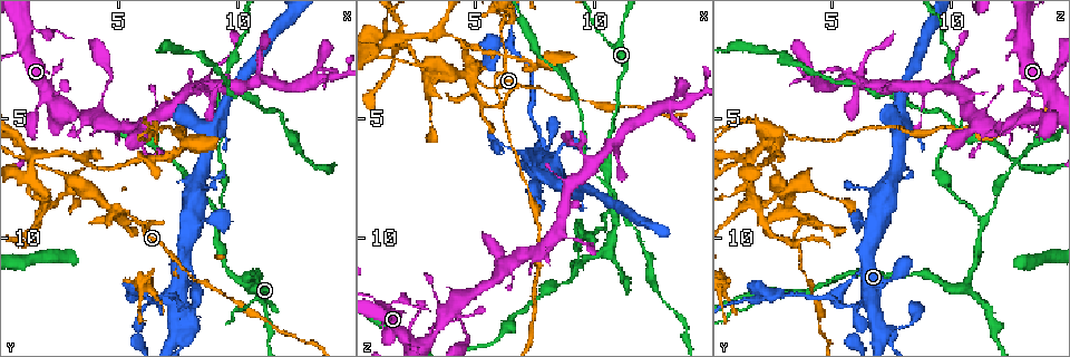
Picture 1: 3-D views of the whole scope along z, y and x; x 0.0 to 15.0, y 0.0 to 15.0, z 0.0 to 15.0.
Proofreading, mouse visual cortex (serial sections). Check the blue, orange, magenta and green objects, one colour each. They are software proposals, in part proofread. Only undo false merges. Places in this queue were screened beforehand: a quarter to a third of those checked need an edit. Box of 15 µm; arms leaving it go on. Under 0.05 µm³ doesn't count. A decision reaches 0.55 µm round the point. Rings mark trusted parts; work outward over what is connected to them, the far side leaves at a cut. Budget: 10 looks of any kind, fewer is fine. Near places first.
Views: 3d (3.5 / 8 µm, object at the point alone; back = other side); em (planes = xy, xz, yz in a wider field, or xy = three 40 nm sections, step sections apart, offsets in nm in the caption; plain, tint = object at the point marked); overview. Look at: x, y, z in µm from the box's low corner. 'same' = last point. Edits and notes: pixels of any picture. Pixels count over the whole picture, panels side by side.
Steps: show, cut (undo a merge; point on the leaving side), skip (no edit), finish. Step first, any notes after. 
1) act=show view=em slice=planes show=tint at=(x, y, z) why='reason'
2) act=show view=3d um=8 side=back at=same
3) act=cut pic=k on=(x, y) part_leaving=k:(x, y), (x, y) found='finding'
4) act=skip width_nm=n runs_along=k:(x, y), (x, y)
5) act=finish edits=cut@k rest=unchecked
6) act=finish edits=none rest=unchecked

act=show view=3d um=3.5 at=(7.4, 13.9, 7.3) why='sharp bend'

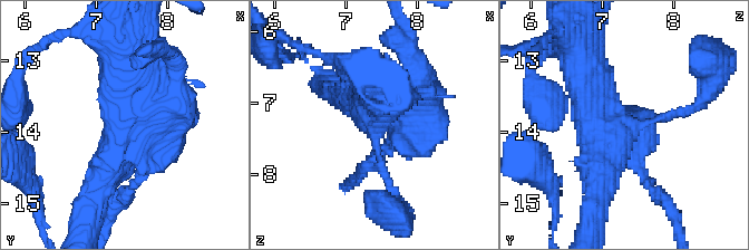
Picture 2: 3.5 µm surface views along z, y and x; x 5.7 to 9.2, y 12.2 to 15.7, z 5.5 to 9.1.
act=cut pic=2 on=(418, 115) found='a second cell is stuck on'

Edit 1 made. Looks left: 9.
act=show view=3d um=3.5 at=(5.0, 8.9, 3.3) why='sharp bend'

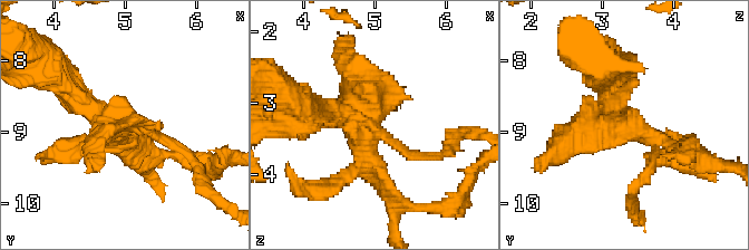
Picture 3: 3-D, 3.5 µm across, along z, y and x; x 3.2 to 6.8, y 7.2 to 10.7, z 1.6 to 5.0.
act=show view=em slice=xy step=3 show=tint at=(5.05, 8.90, 3.45) why='shape alone is not enough'

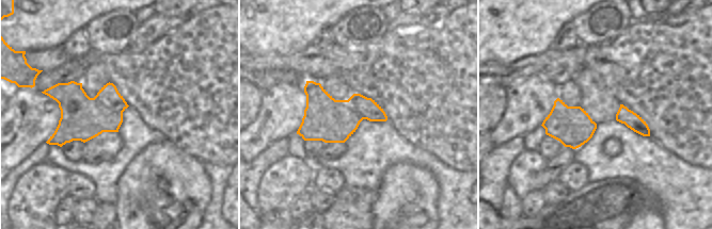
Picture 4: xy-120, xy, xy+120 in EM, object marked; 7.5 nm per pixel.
act=cut pic=3 on=(674, 138) part_leaving=3:(641, 128), (618, 125), (612, 74) found='a second cell is stuck on'

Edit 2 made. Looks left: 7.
act=show view=overview why='see it whole again'

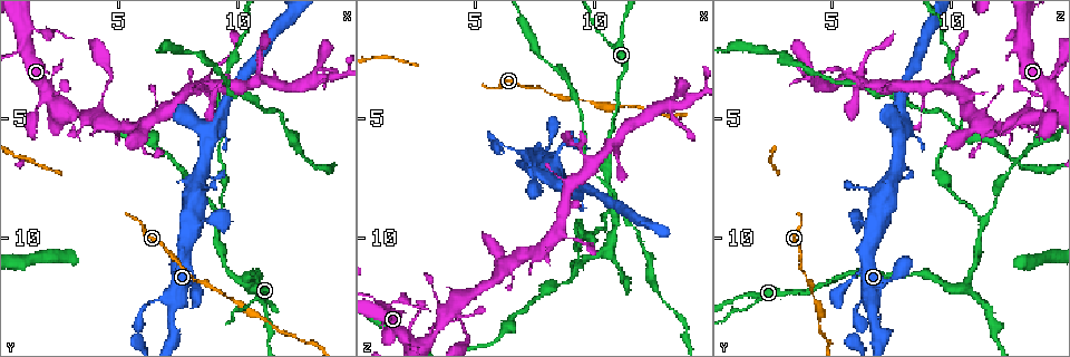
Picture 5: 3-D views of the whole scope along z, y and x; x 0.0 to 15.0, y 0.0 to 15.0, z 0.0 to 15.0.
act=show view=em slice=xy step=5 show=tint at=(9.5, 12.5, 4.3) why='a narrow waist'

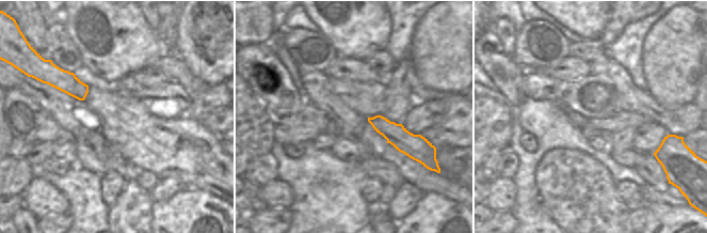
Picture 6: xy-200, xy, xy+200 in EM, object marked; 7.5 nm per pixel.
act=show view=3d um=3.5 at=same

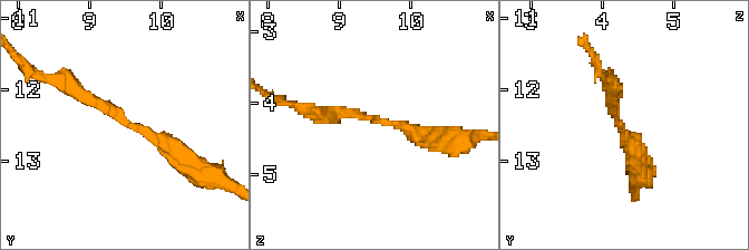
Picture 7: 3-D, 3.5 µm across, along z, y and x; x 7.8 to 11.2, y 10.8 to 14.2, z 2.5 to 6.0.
act=skip arm_widths_nm=200,300 runs_along=7:(61, 84), (185, 159) found='all the same cell'

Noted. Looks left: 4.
act=show view=3d um=3.5 at=(9.1, 9.4, 11.3) why='branch point'

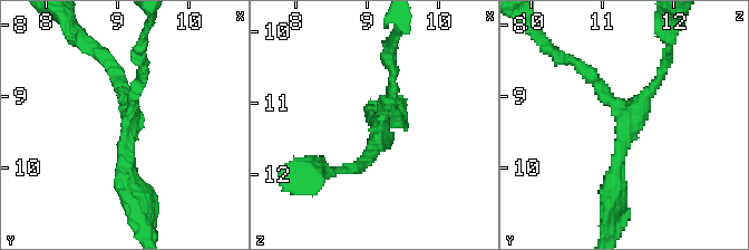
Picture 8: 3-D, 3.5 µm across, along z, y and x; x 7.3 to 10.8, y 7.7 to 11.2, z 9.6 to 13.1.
act=show view=em slice=xy step=5 show=tint at=(9.10, 9.50, 11.30) arms=3 arm_widths_nm=200,200,250 why='now the EM'

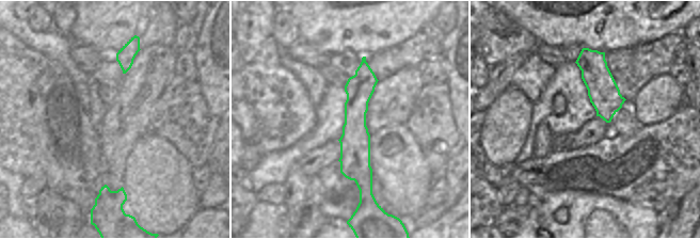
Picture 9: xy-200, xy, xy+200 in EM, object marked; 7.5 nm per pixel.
act=skip runs_along=9:(363, 64), (355, 166), (364, 189) found='one cell here'

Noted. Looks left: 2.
act=finish edits=cut@2,cut@3 rest=unchecked

